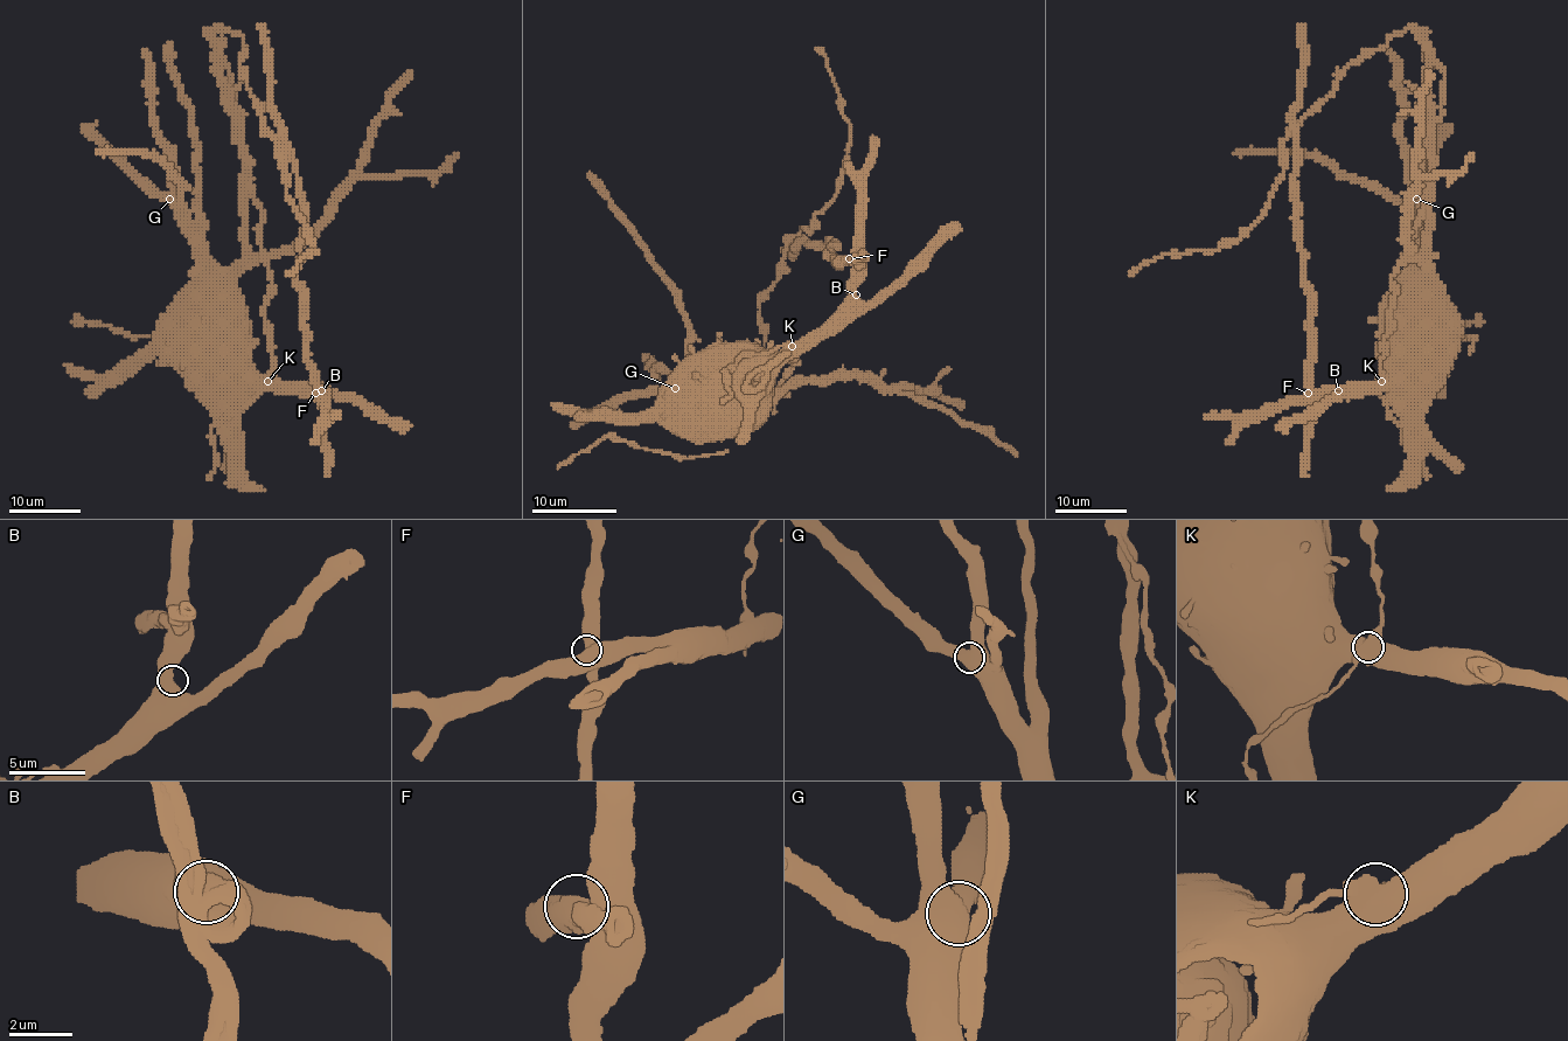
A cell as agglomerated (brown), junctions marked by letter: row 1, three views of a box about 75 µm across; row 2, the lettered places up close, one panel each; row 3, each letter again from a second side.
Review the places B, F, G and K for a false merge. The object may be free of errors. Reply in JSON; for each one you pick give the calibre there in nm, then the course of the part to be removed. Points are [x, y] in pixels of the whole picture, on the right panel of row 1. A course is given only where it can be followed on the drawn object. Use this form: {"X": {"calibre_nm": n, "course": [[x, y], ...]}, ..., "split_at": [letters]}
{"split_at": []}

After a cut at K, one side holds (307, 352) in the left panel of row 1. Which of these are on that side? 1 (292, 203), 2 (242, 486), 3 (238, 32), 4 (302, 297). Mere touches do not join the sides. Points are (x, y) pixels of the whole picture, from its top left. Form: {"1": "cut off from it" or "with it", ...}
{"1": "cut off from it", "2": "with it", "3": "cut off from it", "4": "with it"}

